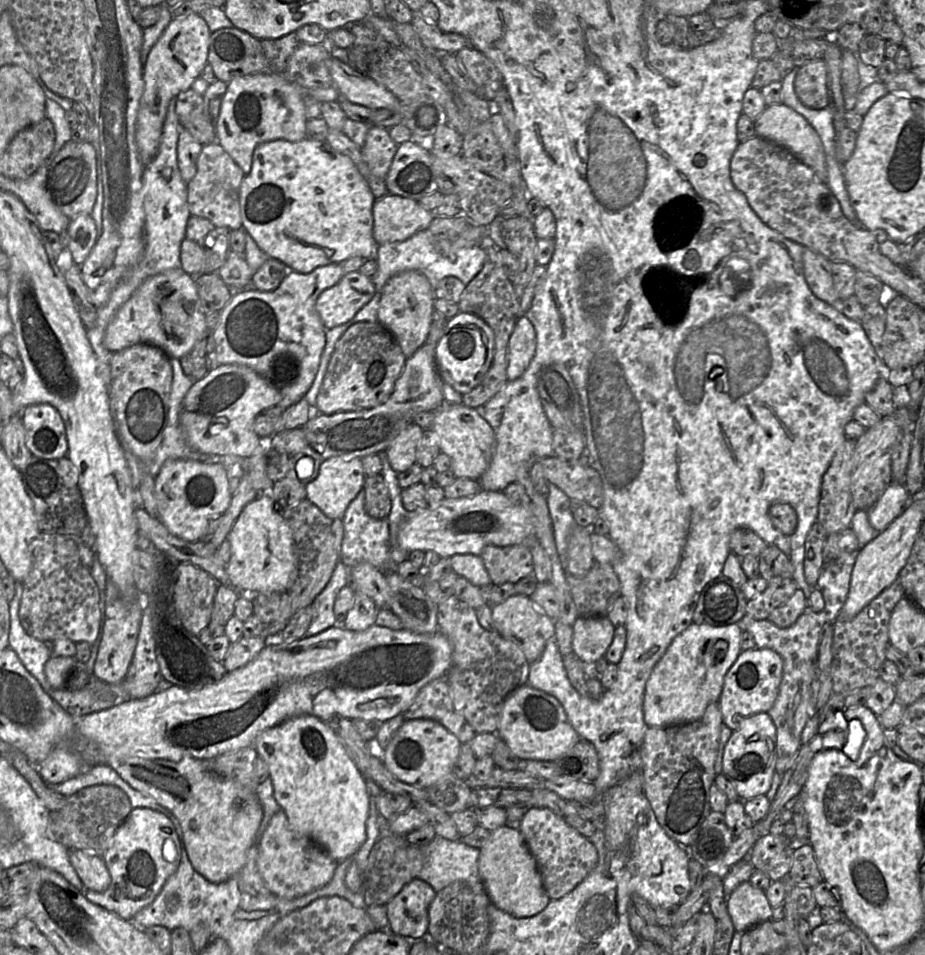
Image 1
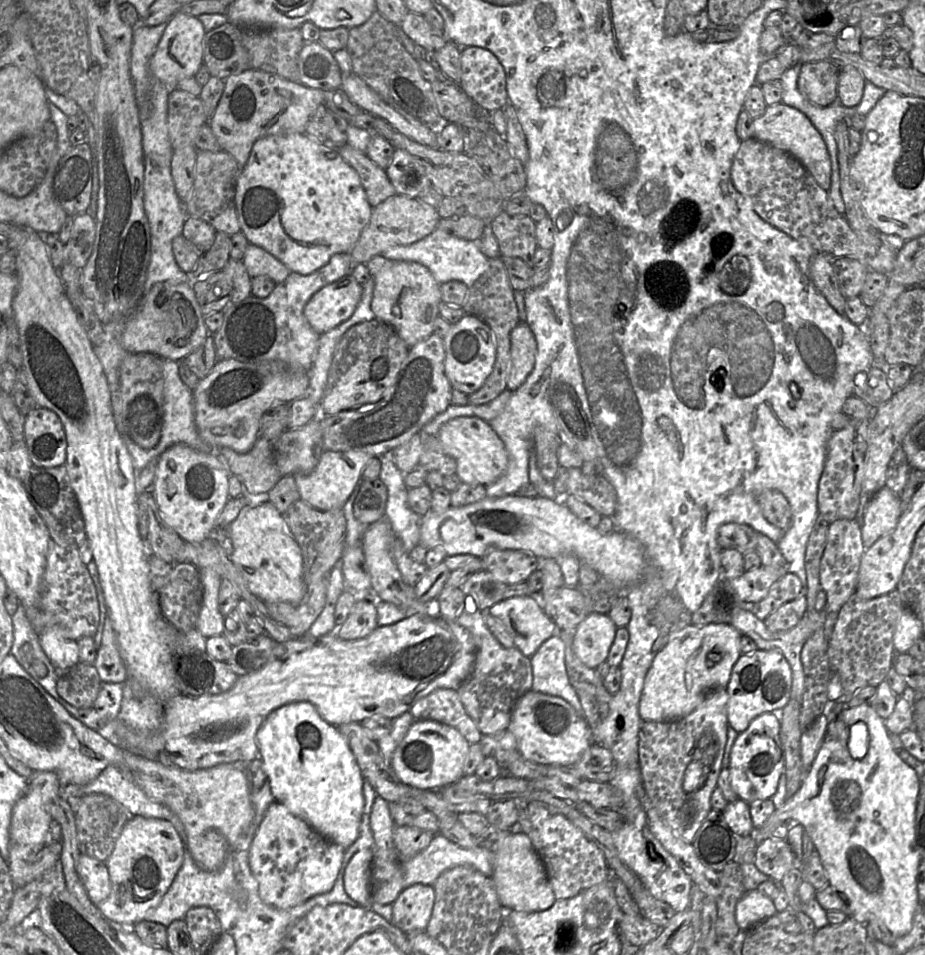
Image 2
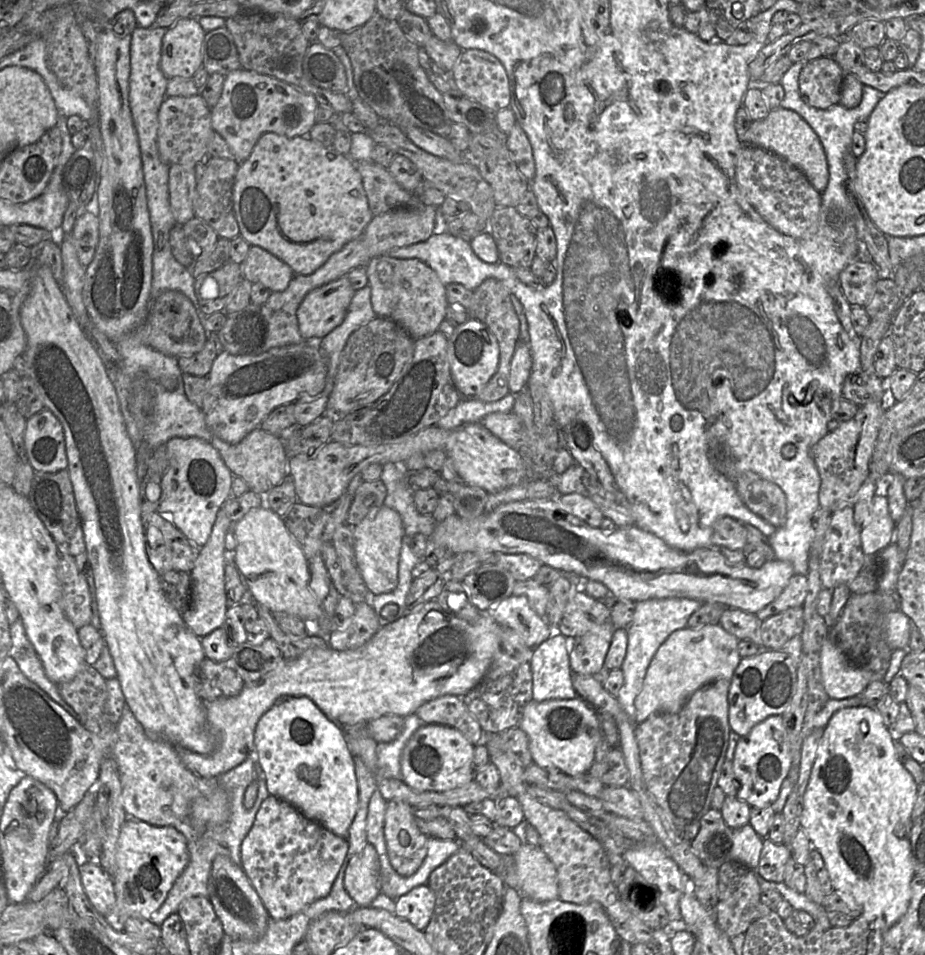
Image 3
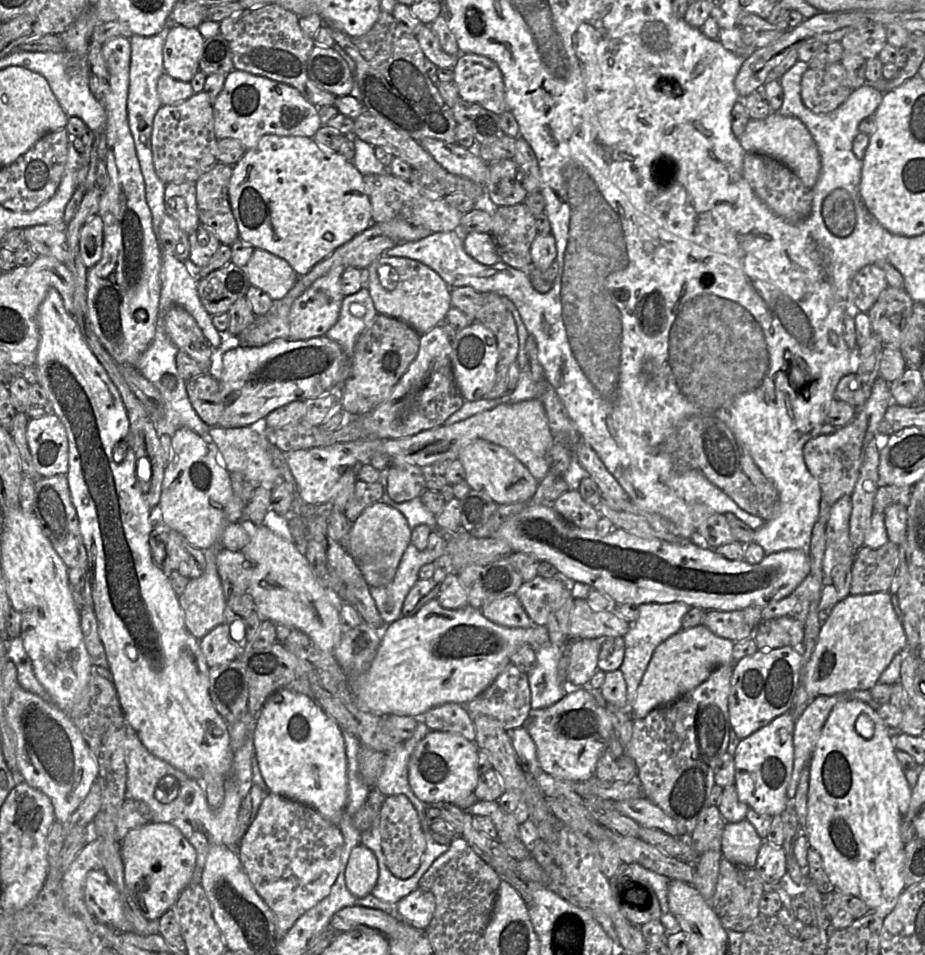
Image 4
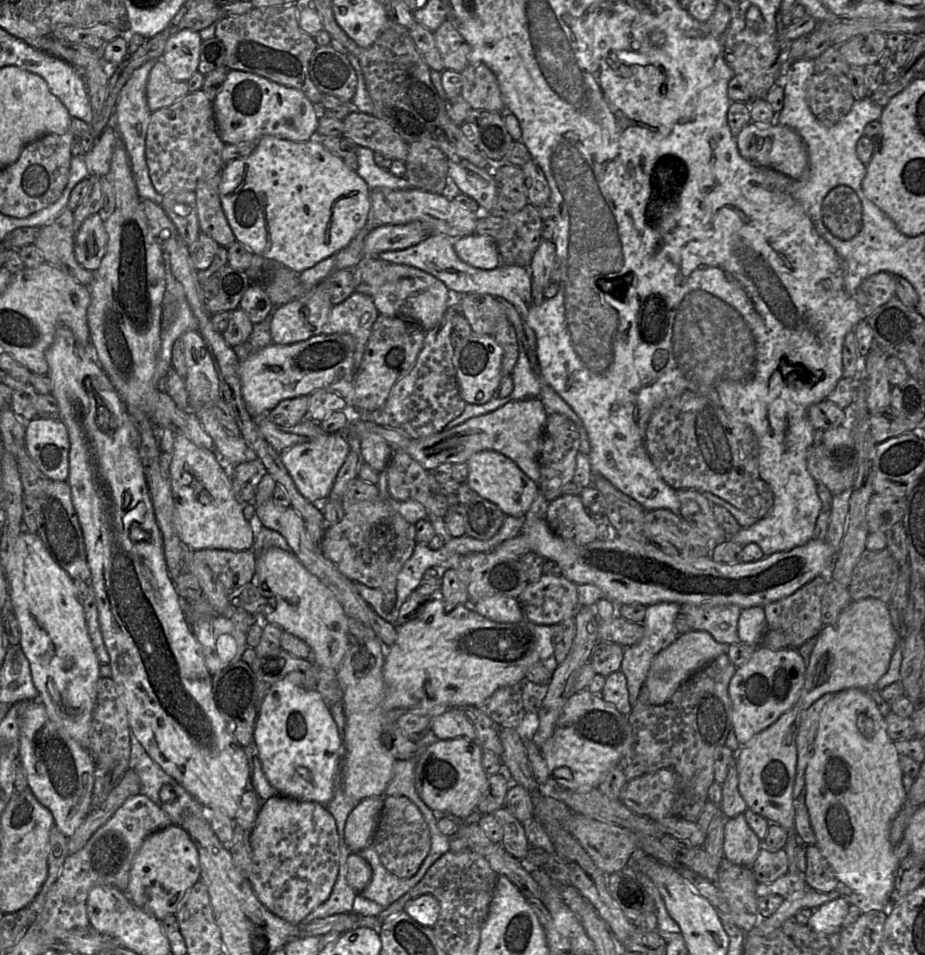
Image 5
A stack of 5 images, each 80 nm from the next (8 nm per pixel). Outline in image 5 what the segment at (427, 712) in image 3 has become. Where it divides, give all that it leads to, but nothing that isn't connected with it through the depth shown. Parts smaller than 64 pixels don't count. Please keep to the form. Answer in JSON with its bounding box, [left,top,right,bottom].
[430,708,476,740]

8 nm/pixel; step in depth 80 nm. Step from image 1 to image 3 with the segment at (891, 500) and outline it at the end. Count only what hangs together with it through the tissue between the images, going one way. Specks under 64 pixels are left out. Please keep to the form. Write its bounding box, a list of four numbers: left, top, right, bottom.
[861,494,897,555]

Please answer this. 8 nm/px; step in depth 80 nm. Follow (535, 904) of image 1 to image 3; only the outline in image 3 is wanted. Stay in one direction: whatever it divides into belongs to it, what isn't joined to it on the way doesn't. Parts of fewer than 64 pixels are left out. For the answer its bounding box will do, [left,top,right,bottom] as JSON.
[514,843,558,902]

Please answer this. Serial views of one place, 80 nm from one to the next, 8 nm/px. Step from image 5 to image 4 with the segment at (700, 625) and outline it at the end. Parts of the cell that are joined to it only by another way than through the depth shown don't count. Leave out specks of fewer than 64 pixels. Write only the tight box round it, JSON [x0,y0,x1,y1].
[702,610,755,643]

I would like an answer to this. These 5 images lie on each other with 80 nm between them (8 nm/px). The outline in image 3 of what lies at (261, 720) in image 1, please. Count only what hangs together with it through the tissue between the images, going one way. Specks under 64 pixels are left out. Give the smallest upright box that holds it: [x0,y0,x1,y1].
[177,600,501,780]

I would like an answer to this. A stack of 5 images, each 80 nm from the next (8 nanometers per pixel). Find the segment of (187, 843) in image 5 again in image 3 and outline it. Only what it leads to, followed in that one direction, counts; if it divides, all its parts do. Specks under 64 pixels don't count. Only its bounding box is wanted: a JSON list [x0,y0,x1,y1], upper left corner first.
[104,817,189,929]

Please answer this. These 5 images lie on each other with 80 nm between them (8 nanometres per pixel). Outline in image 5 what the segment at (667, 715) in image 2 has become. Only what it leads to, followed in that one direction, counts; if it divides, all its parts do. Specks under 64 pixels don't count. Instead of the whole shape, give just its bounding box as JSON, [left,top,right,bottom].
[643,630,727,706]

